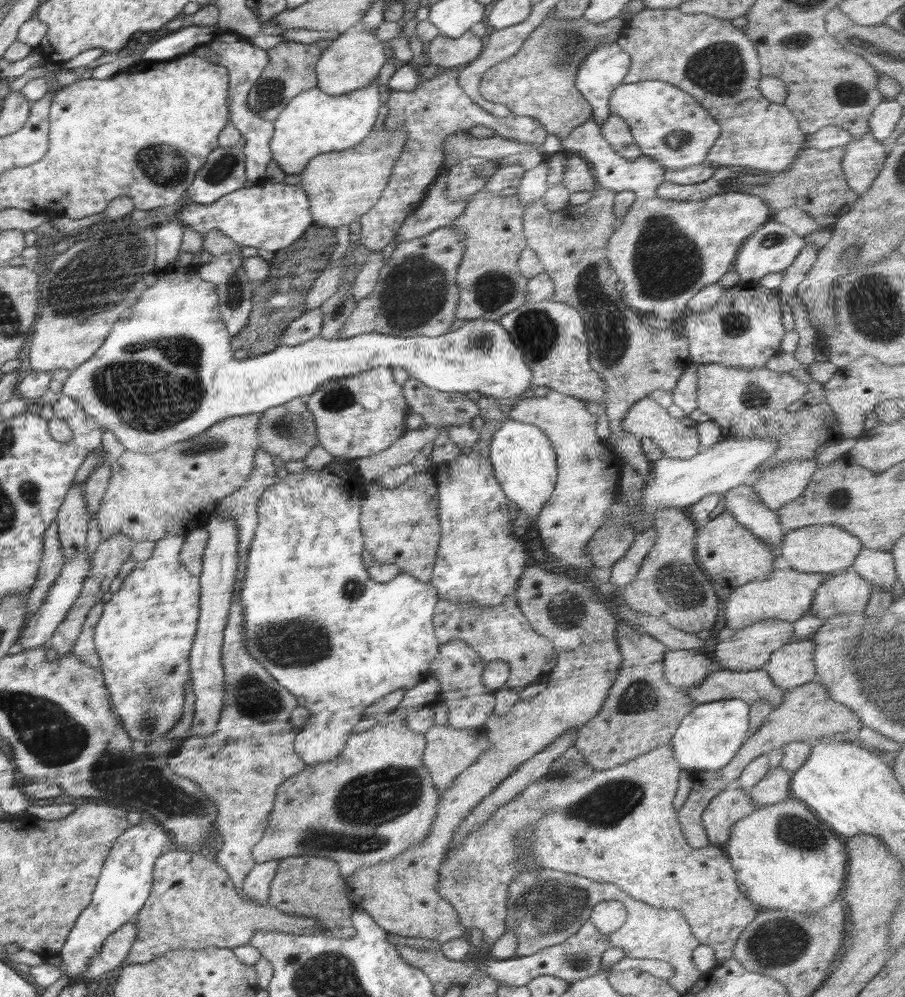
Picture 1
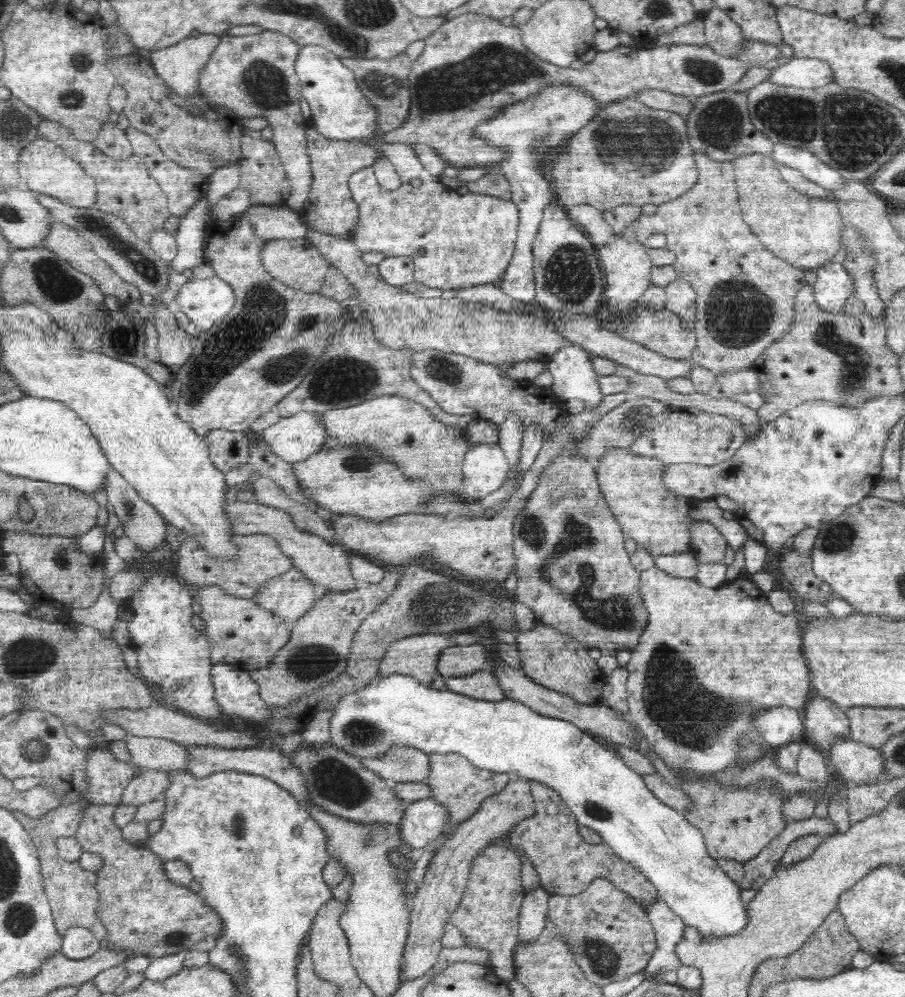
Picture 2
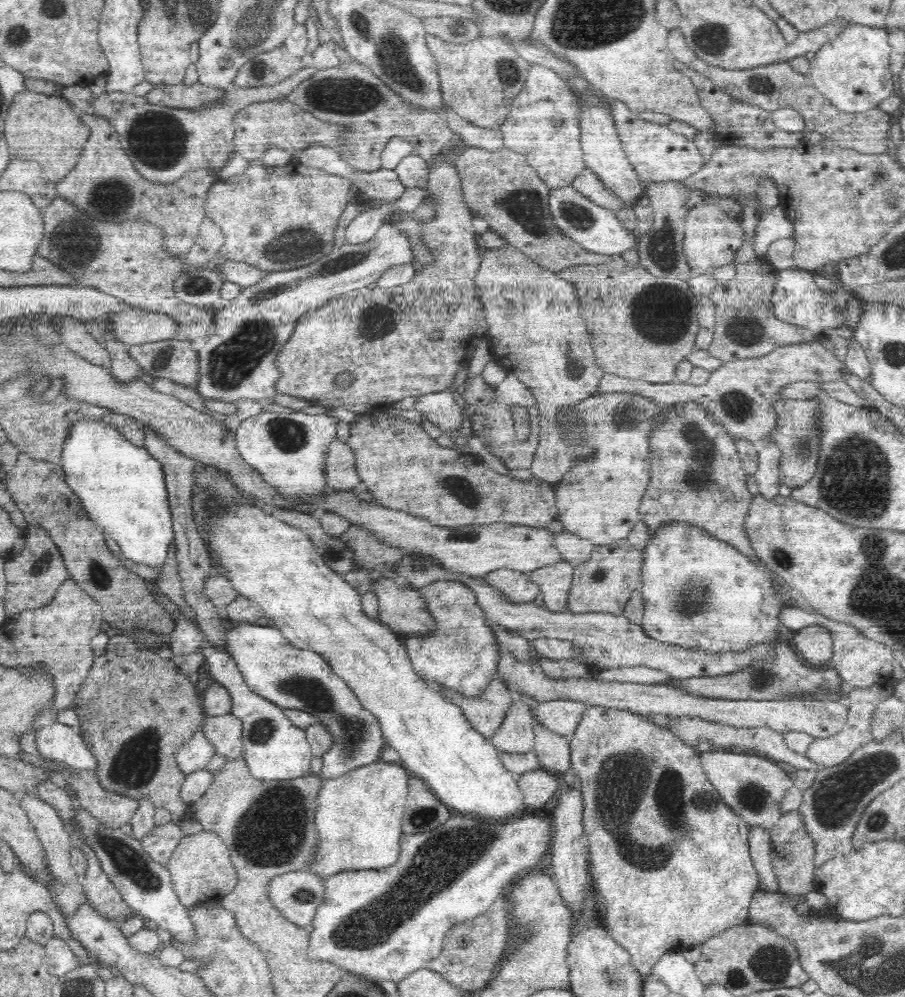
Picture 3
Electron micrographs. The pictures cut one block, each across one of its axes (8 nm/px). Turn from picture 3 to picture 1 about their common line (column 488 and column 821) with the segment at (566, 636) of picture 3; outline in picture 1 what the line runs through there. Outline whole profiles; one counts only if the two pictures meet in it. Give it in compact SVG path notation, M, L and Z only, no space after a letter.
M848 568L833 574L816 591L808 614L820 619L865 612L872 593L870 582L862 579L854 569Z

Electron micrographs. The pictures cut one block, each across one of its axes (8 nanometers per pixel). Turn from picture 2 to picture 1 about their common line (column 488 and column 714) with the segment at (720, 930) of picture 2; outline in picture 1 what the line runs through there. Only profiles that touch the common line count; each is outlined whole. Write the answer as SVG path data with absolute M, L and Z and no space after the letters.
M736 698L694 706L680 721L670 742L673 757L681 768L695 772L726 766L748 737L749 707L749 704Z

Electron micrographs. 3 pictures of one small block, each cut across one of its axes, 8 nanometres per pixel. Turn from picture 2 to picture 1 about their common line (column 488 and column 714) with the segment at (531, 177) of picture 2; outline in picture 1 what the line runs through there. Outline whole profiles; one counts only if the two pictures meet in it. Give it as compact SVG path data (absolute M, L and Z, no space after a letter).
M660 80L618 86L608 100L608 108L610 116L628 123L641 154L651 156L670 170L706 163L708 151L721 132L720 125L690 94Z

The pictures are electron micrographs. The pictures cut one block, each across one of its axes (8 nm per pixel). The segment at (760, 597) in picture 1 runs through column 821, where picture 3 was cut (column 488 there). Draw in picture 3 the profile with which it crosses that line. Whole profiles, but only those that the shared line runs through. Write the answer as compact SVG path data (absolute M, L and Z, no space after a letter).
M509 569L494 570L485 574L484 583L498 589L504 599L510 602L533 602L540 594L540 588L532 583L527 573Z

